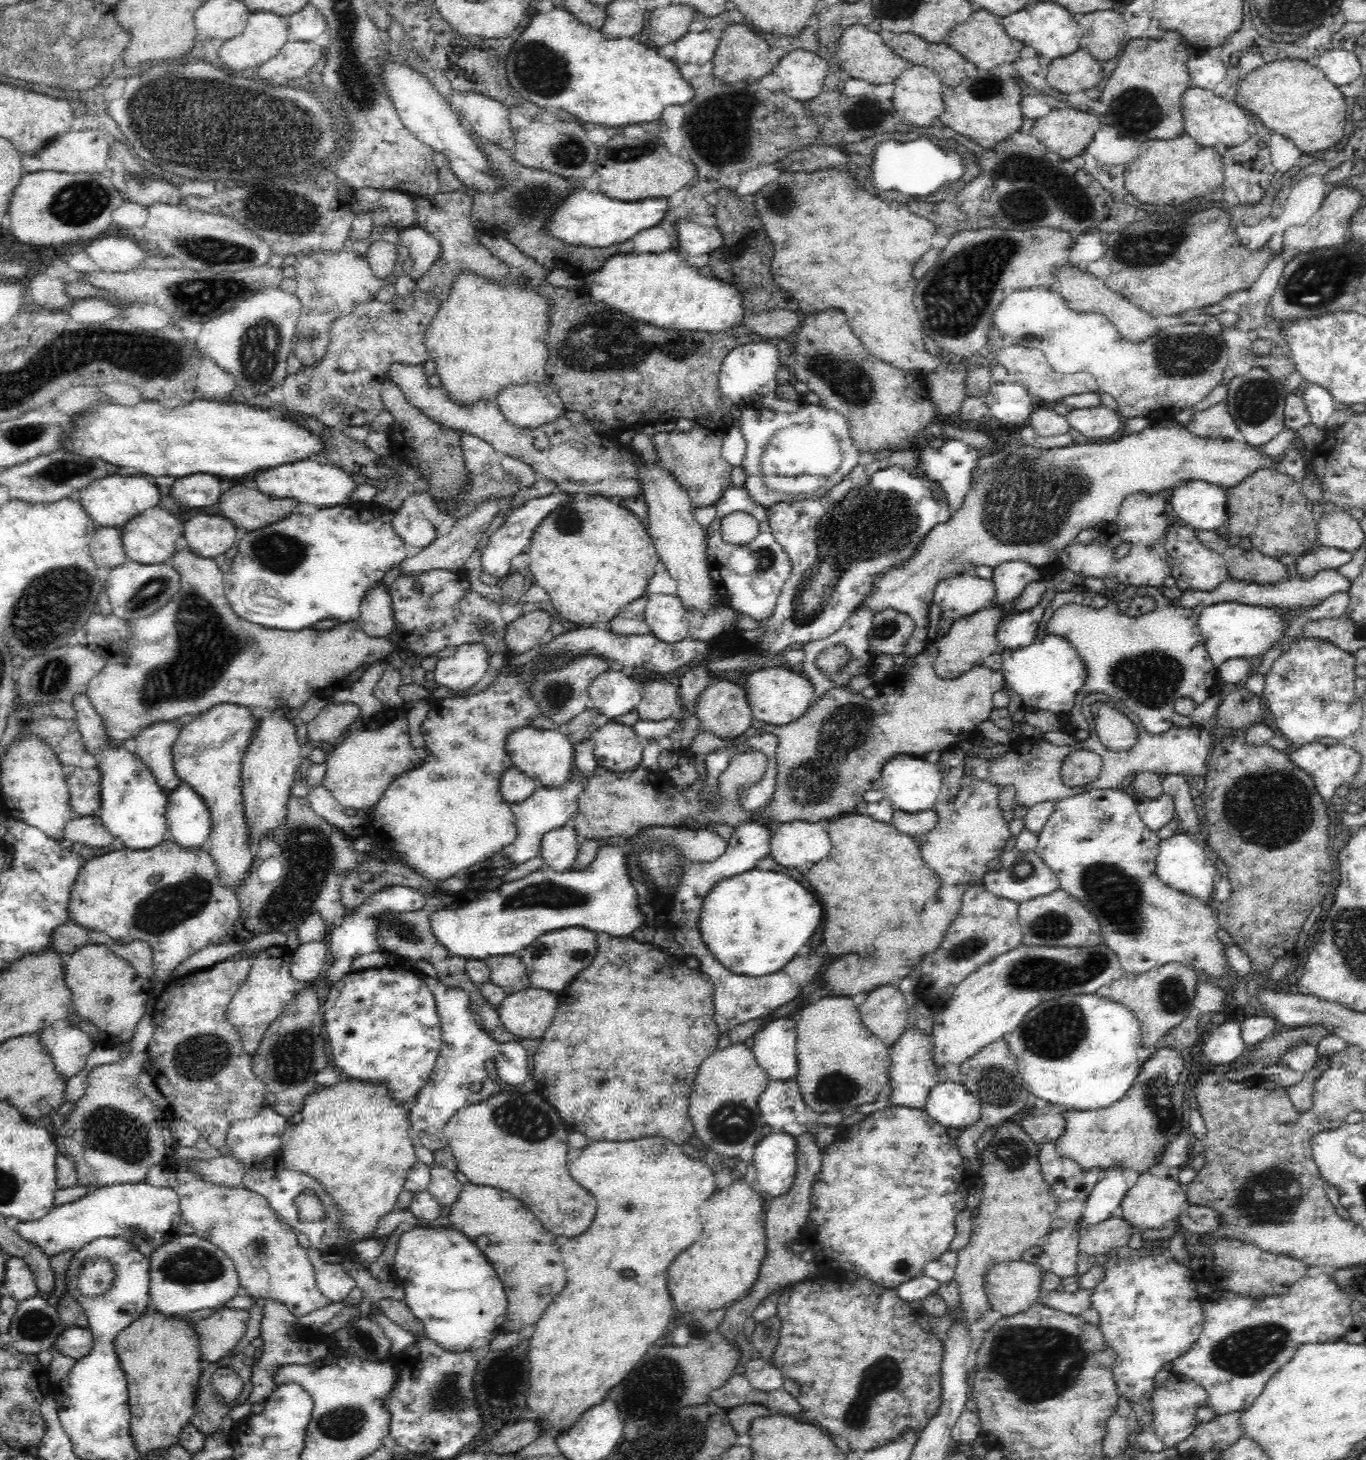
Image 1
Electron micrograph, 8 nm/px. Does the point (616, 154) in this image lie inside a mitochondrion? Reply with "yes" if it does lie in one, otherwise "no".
yes

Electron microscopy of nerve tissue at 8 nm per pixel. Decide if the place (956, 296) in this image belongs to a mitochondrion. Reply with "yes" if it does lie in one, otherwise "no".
yes

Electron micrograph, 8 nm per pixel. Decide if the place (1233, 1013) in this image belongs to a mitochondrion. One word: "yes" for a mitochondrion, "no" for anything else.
no

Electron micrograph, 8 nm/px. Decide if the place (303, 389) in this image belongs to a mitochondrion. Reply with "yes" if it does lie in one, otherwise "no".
yes

